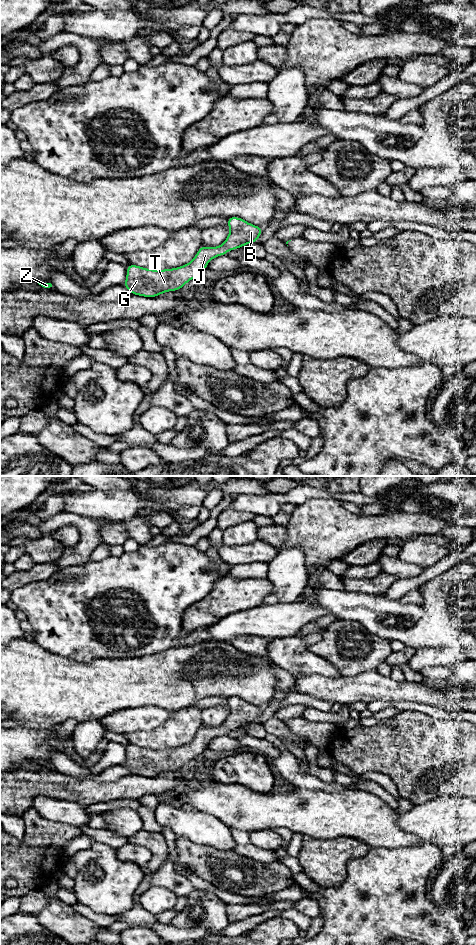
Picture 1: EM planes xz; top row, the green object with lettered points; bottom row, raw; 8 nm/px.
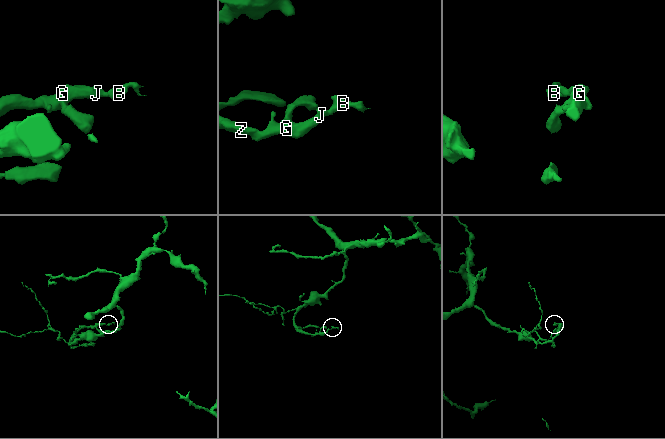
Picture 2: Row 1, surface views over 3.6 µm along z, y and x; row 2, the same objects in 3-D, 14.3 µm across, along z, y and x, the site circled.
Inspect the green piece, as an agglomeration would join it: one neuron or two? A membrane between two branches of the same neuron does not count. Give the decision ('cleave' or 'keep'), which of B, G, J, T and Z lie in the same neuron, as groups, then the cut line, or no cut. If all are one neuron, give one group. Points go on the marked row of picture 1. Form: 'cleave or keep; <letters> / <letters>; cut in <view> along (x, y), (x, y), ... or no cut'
keep; B G J T Z; no cut

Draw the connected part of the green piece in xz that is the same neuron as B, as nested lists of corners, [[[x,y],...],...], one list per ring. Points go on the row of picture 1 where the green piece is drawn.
[[[229,217],[227,222],[230,234],[222,245],[202,245],[190,263],[174,269],[156,271],[129,264],[123,286],[132,294],[144,297],[157,297],[161,293],[180,290],[188,281],[202,273],[210,260],[227,254],[230,249],[255,243],[262,234],[262,227],[252,225],[239,217]]]

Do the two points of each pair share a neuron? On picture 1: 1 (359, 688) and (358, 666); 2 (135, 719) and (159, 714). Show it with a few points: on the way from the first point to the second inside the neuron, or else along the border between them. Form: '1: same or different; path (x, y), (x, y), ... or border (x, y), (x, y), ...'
1: different; border (375, 670), (356, 674), (352, 677), (342, 677)
2: same; path (141, 719), (153, 716)

